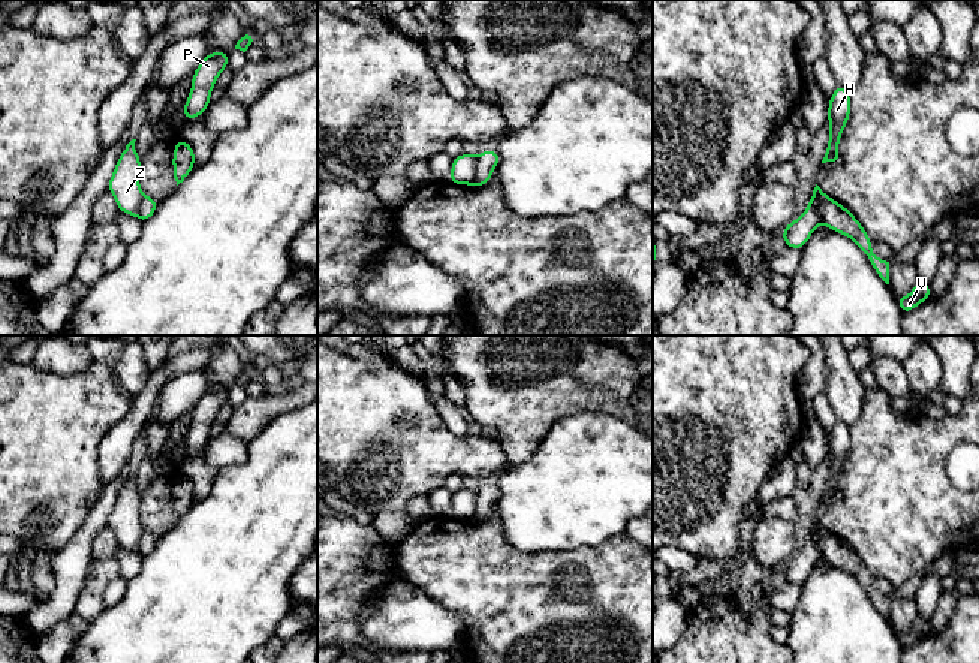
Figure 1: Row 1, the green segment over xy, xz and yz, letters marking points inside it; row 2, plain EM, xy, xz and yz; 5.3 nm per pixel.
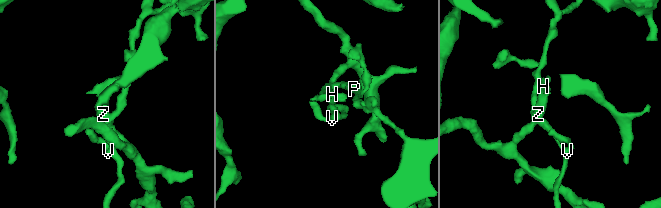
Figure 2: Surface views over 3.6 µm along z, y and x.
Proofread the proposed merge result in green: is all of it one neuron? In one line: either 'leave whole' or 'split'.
split

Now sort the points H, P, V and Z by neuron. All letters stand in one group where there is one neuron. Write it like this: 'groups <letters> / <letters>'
groups H Z / P V

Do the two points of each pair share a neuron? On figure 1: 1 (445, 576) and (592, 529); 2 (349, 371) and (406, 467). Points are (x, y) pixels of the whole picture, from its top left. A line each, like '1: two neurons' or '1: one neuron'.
1: two neurons
2: one neuron

